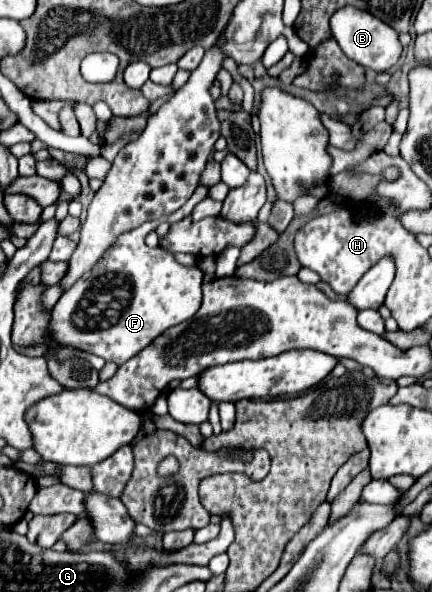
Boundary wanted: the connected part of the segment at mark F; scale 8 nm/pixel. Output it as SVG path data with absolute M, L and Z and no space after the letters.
M198 186L192 198L172 216L150 220L122 234L98 260L94 276L78 280L52 308L50 336L58 344L80 348L120 366L148 346L168 326L176 326L192 318L202 302L202 270L182 266L170 254L148 248L144 238L156 230L156 224L173 224L190 216L196 204L204 198L208 198L208 186Z

